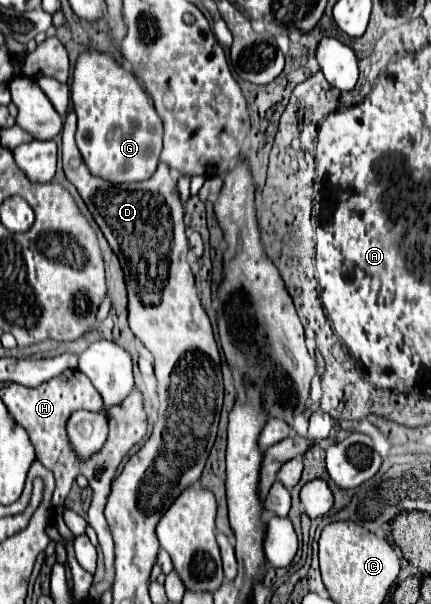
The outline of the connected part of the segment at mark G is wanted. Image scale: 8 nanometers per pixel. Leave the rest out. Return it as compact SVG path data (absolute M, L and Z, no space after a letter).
M84 52L80 54L74 76L72 76L72 106L78 114L78 130L76 130L76 144L84 158L88 170L112 184L120 182L140 182L148 180L158 166L160 152L162 152L162 134L164 126L154 110L144 88L138 84L132 72L126 72L116 60L102 52Z

